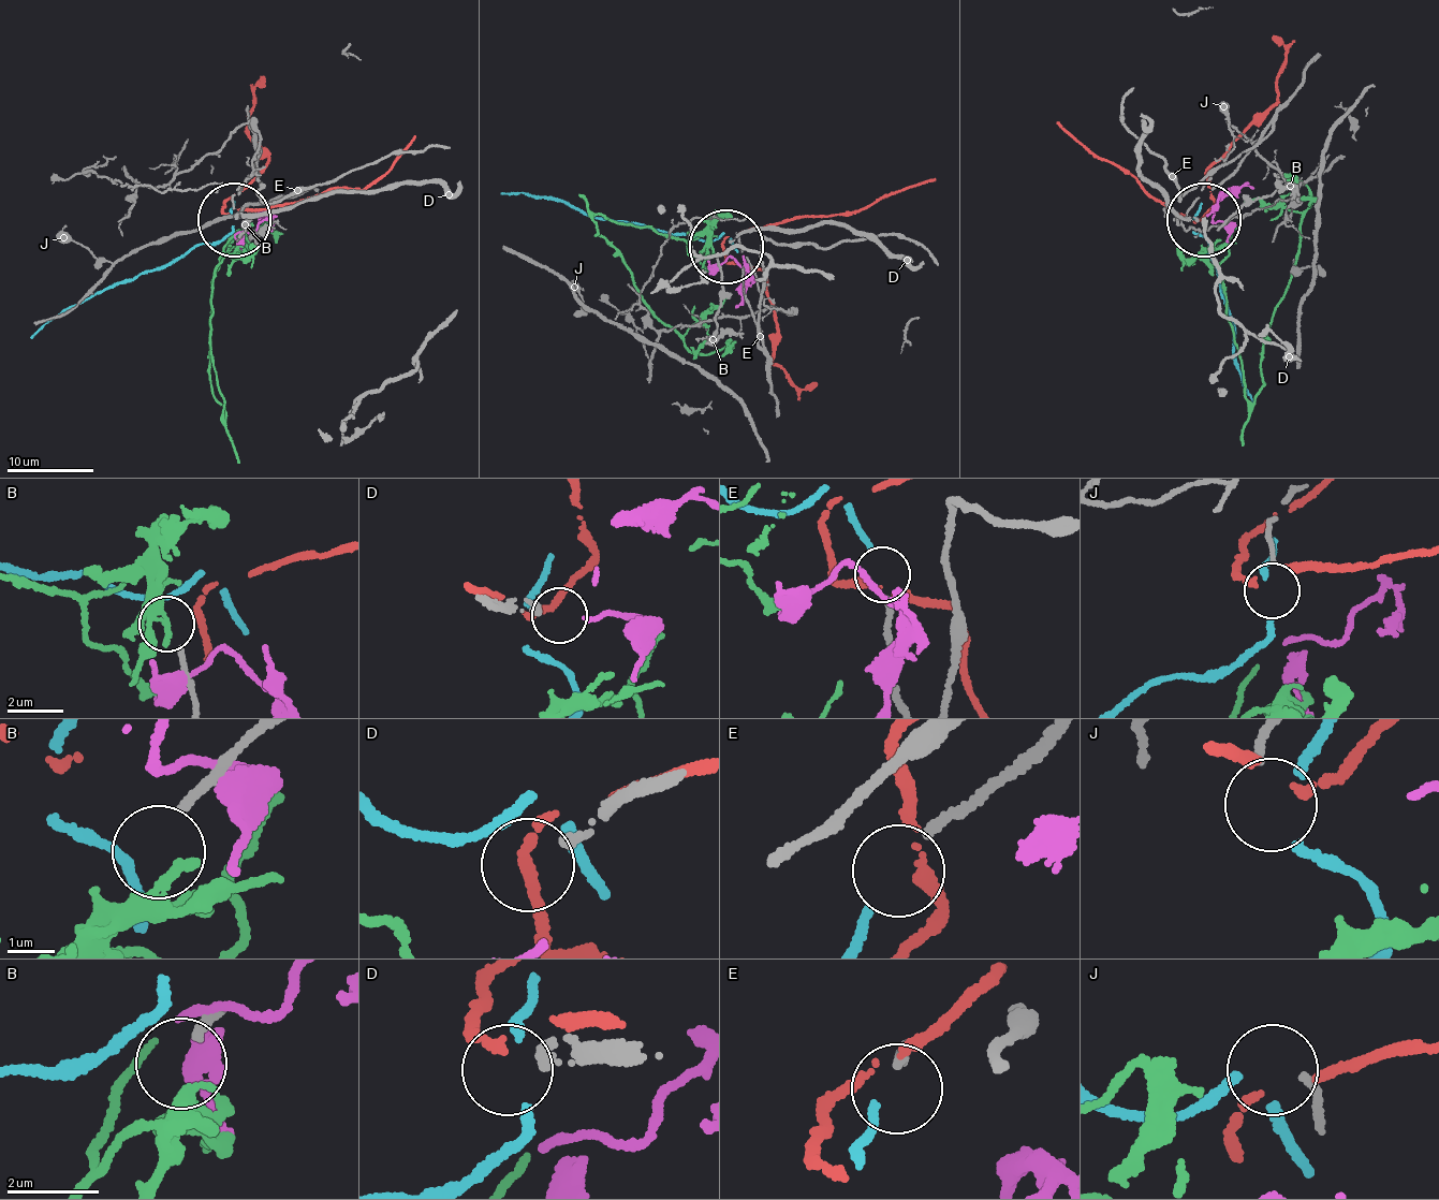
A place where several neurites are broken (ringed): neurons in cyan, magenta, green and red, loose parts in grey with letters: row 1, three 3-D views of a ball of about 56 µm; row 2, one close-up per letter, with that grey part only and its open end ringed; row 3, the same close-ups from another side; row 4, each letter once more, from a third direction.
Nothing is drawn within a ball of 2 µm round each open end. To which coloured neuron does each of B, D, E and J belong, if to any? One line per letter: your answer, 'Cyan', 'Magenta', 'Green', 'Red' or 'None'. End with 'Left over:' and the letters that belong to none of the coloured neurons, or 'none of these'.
B: None
D: None
E: Cyan
J: None
Left over: B, D, J

